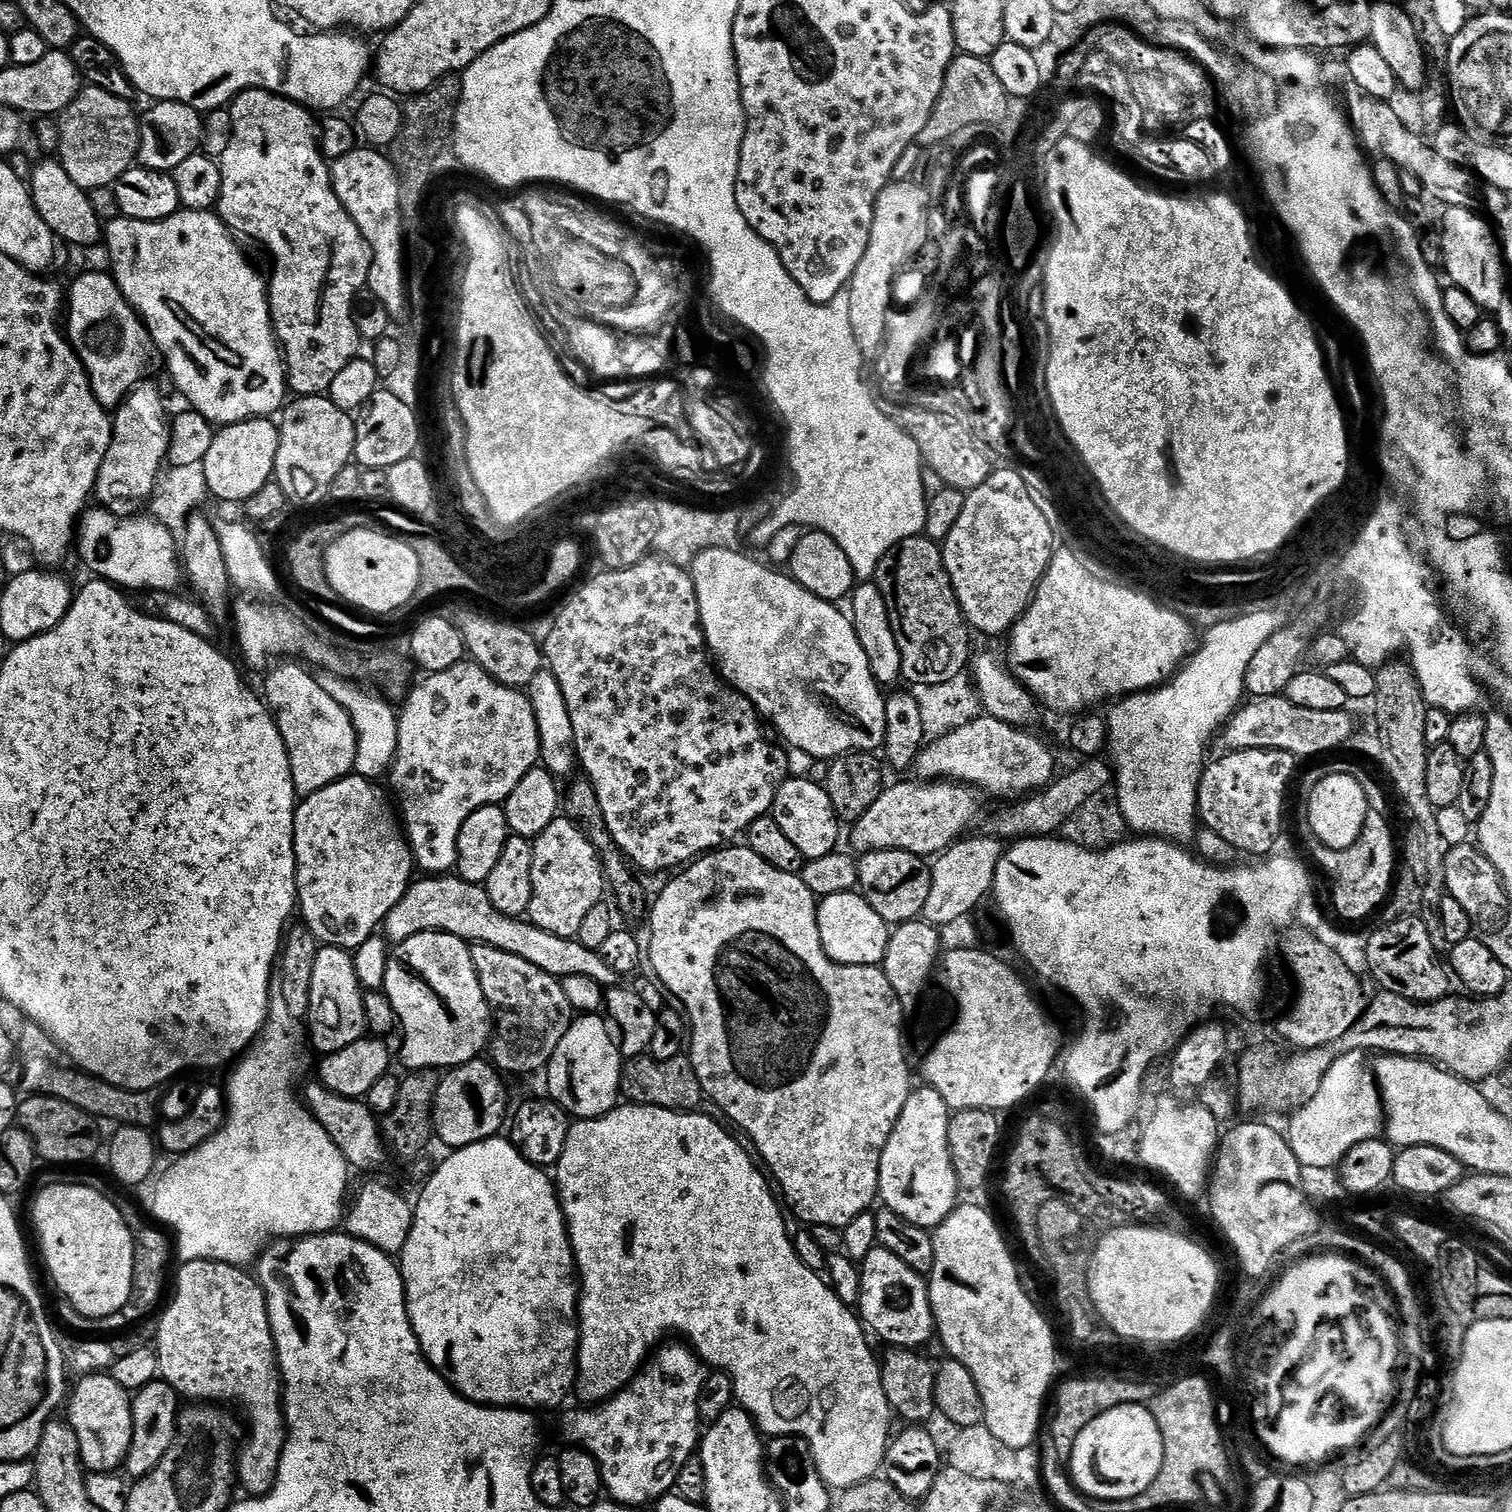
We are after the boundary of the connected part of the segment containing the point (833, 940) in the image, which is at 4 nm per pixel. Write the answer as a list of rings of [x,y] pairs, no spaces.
[[[859,891],[823,897],[816,909],[816,921],[822,946],[834,963],[883,965],[890,925],[877,914],[874,906],[864,901]]]

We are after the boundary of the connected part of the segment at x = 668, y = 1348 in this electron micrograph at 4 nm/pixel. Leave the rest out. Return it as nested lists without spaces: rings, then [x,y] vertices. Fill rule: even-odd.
[[[683,1343],[667,1344],[651,1353],[644,1367],[617,1396],[599,1406],[581,1407],[581,1412],[568,1412],[560,1424],[565,1438],[569,1440],[567,1443],[589,1452],[598,1462],[607,1495],[618,1504],[627,1504],[632,1510],[643,1504],[655,1505],[656,1501],[675,1489],[682,1466],[697,1455],[702,1439],[698,1398],[706,1383],[706,1365],[691,1347]]]

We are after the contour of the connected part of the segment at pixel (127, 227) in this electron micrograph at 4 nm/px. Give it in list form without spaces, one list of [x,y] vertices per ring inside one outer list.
[[[181,210],[175,212],[165,220],[146,222],[145,220],[129,220],[119,218],[106,224],[106,244],[108,240],[108,260],[112,263],[110,275],[115,280],[128,303],[136,315],[144,322],[148,329],[148,335],[152,337],[152,343],[157,353],[164,355],[164,364],[176,383],[176,388],[189,400],[191,411],[202,414],[213,425],[223,426],[237,424],[243,420],[255,420],[257,418],[272,418],[285,407],[284,392],[286,393],[286,365],[282,355],[282,349],[276,339],[276,332],[272,328],[272,311],[268,305],[268,284],[260,277],[260,272],[248,261],[248,256],[236,245],[237,237],[233,235],[224,221],[215,211],[189,212]]]

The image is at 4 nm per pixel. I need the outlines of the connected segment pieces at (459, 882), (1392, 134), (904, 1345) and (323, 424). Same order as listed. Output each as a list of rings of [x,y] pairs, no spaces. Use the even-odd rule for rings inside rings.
[[[432,874],[420,879],[409,884],[398,906],[394,906],[394,910],[390,910],[384,919],[382,932],[389,945],[406,942],[406,938],[414,938],[414,934],[445,932],[468,941],[469,945],[485,944],[506,950],[506,954],[518,954],[518,958],[530,962],[530,966],[538,966],[538,970],[557,978],[585,976],[601,986],[621,983],[622,977],[610,970],[606,962],[602,962],[597,949],[582,946],[575,938],[558,938],[556,934],[534,926],[527,919],[502,914],[502,910],[490,902],[485,885],[471,884],[455,874]]]
[[[1357,95],[1355,99],[1349,102],[1348,108],[1346,106],[1346,115],[1351,123],[1352,131],[1356,133],[1361,149],[1369,157],[1389,160],[1401,172],[1414,174],[1414,177],[1421,180],[1424,192],[1428,196],[1432,195],[1440,206],[1473,210],[1481,207],[1479,204],[1482,184],[1473,173],[1442,158],[1442,154],[1438,154],[1431,143],[1423,140],[1418,133],[1411,132],[1400,121],[1400,116],[1392,109],[1391,103],[1362,95]]]
[[[879,1246],[870,1250],[859,1265],[862,1290],[858,1301],[858,1315],[896,1350],[920,1350],[936,1332],[936,1319],[928,1297],[928,1282],[921,1273],[910,1270],[898,1254]]]
[[[327,395],[301,396],[293,401],[293,404],[291,401],[283,409],[278,420],[280,441],[274,483],[282,486],[289,505],[301,504],[308,508],[311,504],[327,501],[334,478],[338,478],[338,474],[347,464],[353,463],[356,425],[353,417],[334,406]]]

